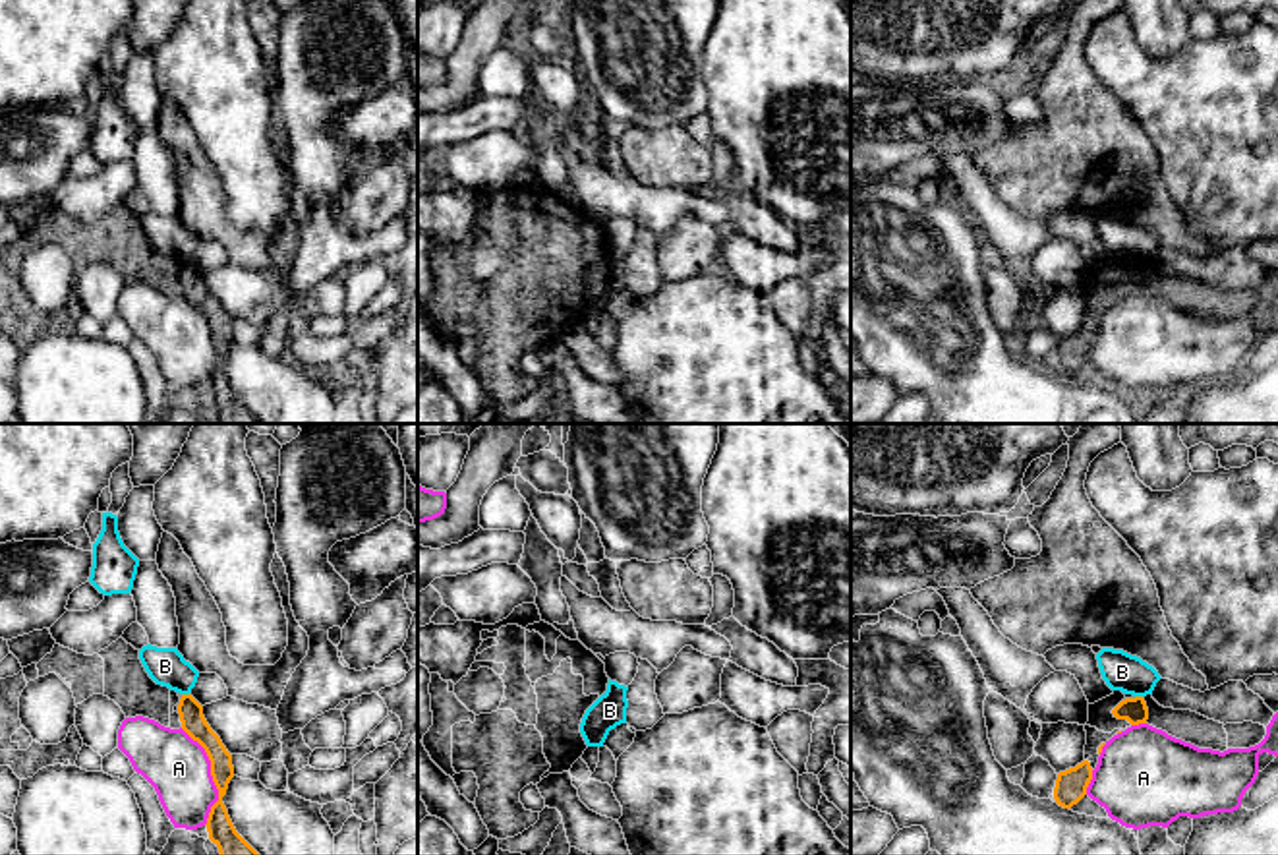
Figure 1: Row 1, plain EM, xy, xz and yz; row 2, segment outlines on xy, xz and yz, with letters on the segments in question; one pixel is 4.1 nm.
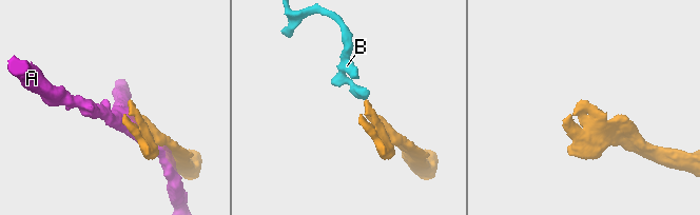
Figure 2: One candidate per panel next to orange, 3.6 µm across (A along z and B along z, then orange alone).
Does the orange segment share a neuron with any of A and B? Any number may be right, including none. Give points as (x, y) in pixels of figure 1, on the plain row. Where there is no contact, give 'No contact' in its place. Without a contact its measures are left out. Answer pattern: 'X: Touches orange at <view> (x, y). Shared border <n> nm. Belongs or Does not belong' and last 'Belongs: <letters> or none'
A: Touches orange at xy (211, 341). Shared border 420 nm. Does not belong
B: Touches orange at xy (186, 262). Shared border 30 nm. Does not belong
Belongs: none

